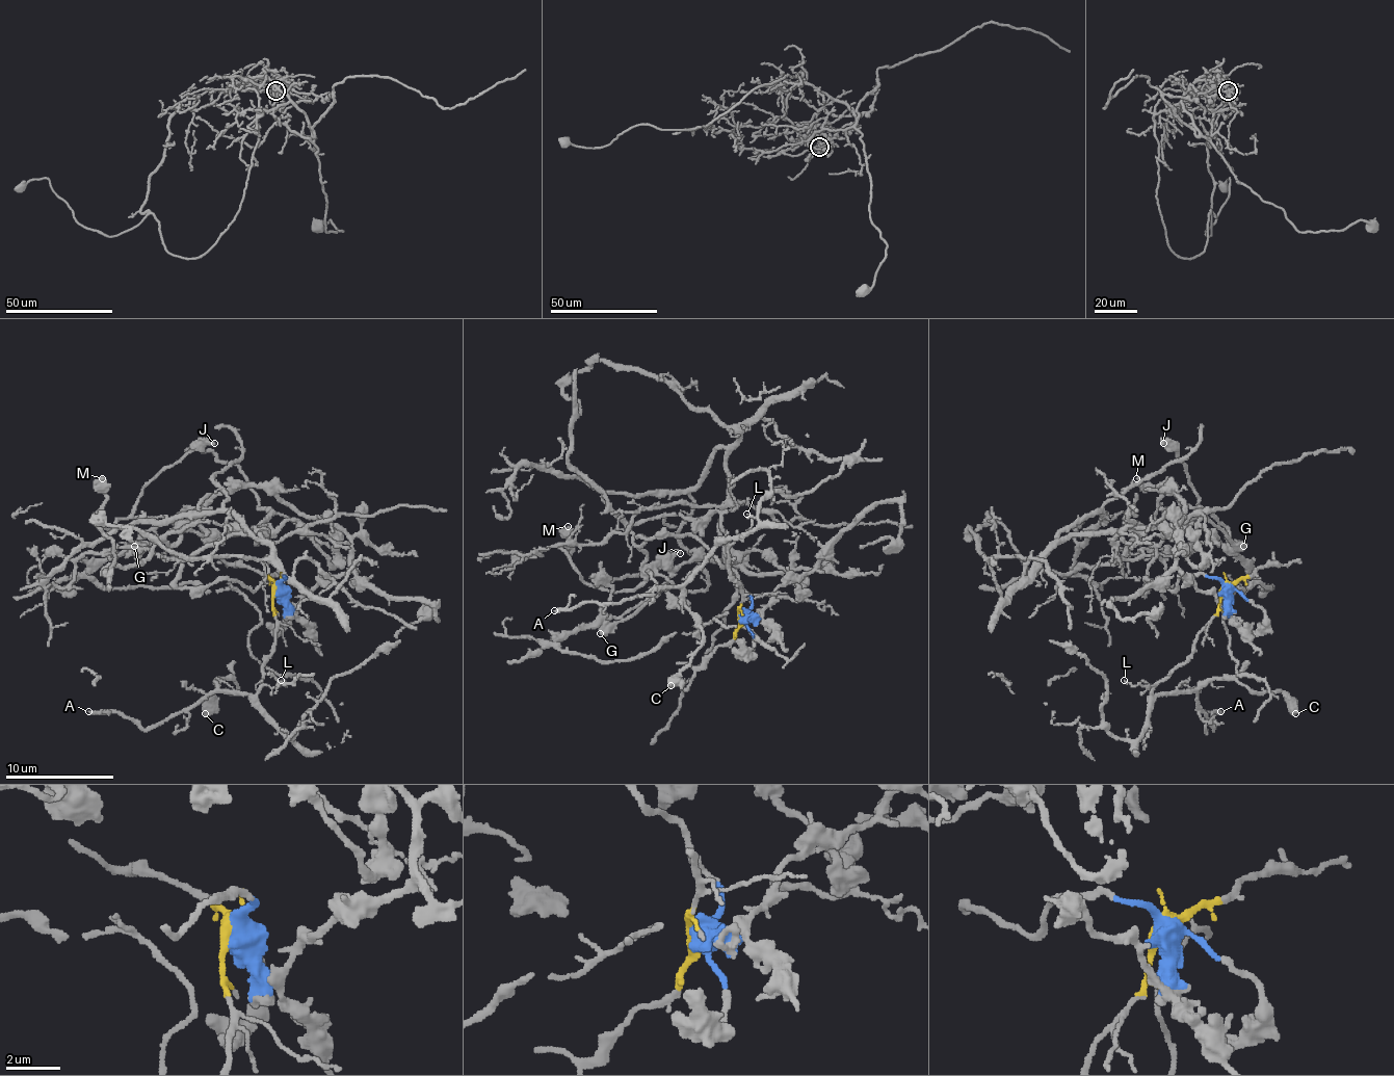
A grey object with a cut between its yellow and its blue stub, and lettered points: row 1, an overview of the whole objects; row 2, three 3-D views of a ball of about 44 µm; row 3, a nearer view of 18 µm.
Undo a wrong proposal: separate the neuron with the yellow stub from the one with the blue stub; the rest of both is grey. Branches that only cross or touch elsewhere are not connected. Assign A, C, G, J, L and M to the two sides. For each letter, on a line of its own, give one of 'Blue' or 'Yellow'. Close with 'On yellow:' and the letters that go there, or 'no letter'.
A: Yellow
C: Yellow
G: Blue
J: Blue
L: Yellow
M: Blue
On yellow: A, C, L

